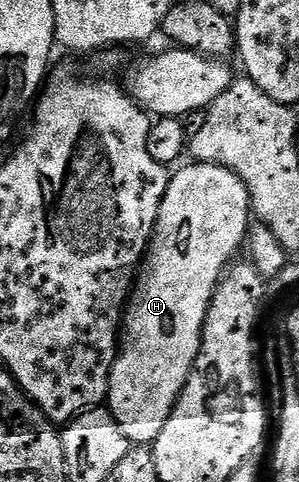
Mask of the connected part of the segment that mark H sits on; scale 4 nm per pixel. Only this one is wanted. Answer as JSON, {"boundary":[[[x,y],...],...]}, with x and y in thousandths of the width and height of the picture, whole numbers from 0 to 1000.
{"boundary":[[[632,340],[619,351],[592,349],[562,378],[508,498],[495,502],[495,523],[468,544],[415,645],[408,697],[361,797],[355,846],[395,886],[408,886],[431,917],[462,923],[505,925],[528,911],[528,894],[542,894],[589,842],[589,826],[612,811],[656,739],[669,734],[669,697],[722,591],[793,531],[786,525],[799,521],[803,506],[806,512],[819,506],[836,473],[843,425],[809,369],[749,344]]]}

